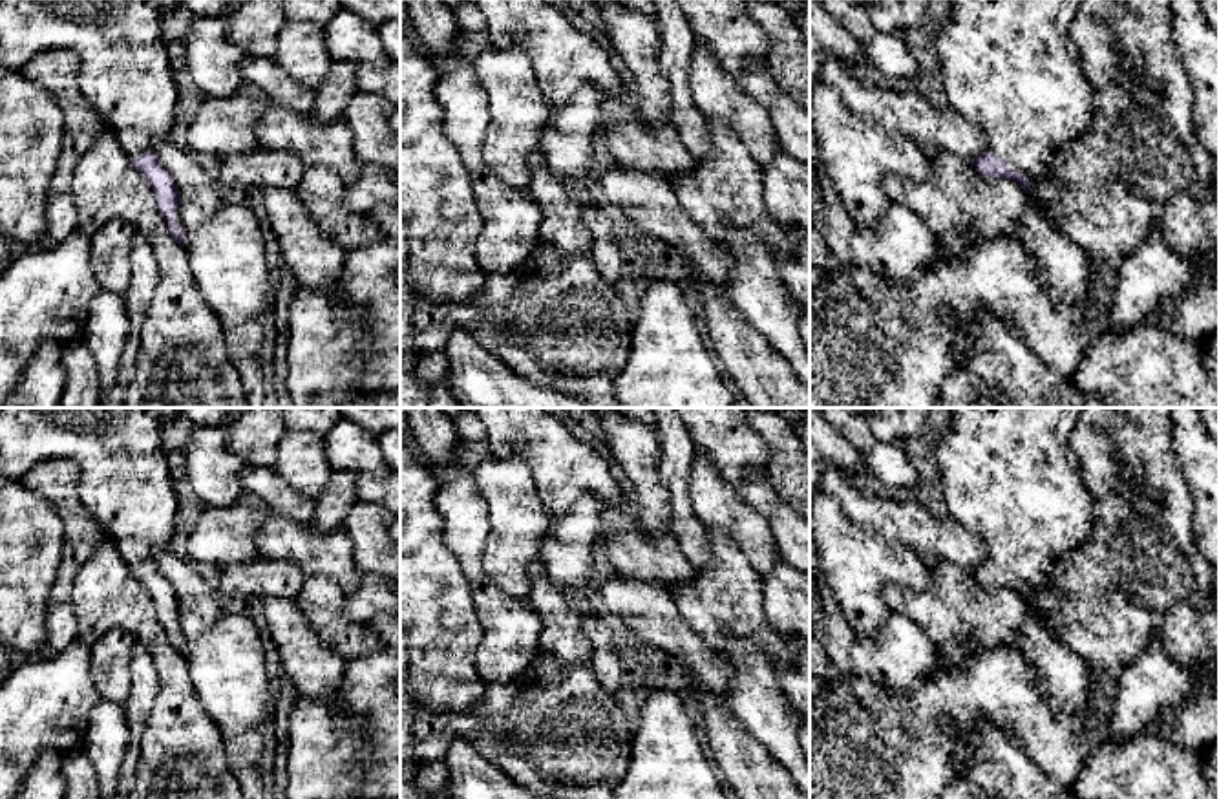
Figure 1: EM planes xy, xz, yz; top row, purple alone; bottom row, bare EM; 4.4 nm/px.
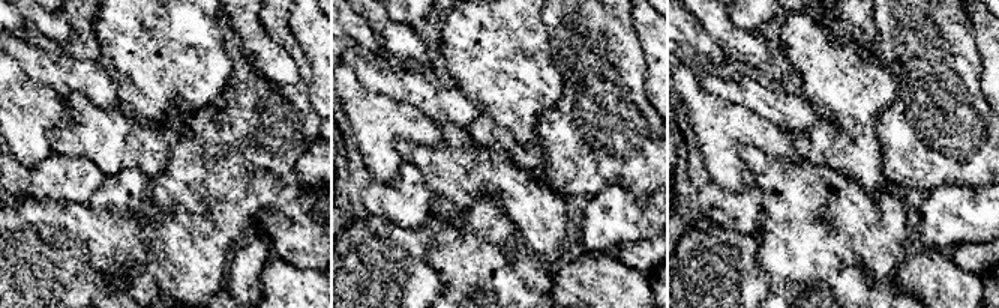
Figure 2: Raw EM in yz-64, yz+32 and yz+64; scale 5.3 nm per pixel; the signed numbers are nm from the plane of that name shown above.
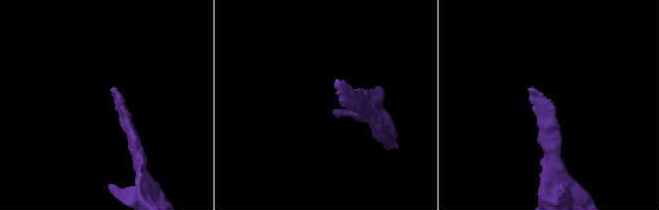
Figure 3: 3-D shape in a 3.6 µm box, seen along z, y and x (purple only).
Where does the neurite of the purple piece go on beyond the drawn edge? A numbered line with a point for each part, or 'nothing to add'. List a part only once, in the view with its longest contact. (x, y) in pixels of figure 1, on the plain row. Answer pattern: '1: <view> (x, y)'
1: yz (1009, 476)

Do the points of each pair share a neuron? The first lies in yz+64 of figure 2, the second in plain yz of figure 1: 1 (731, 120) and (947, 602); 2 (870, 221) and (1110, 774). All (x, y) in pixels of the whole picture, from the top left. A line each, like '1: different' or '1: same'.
1: different
2: different

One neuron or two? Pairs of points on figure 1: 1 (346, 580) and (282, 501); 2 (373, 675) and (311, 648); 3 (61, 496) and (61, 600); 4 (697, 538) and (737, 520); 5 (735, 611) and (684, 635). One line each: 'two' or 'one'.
1: two
2: two
3: one
4: two
5: two

